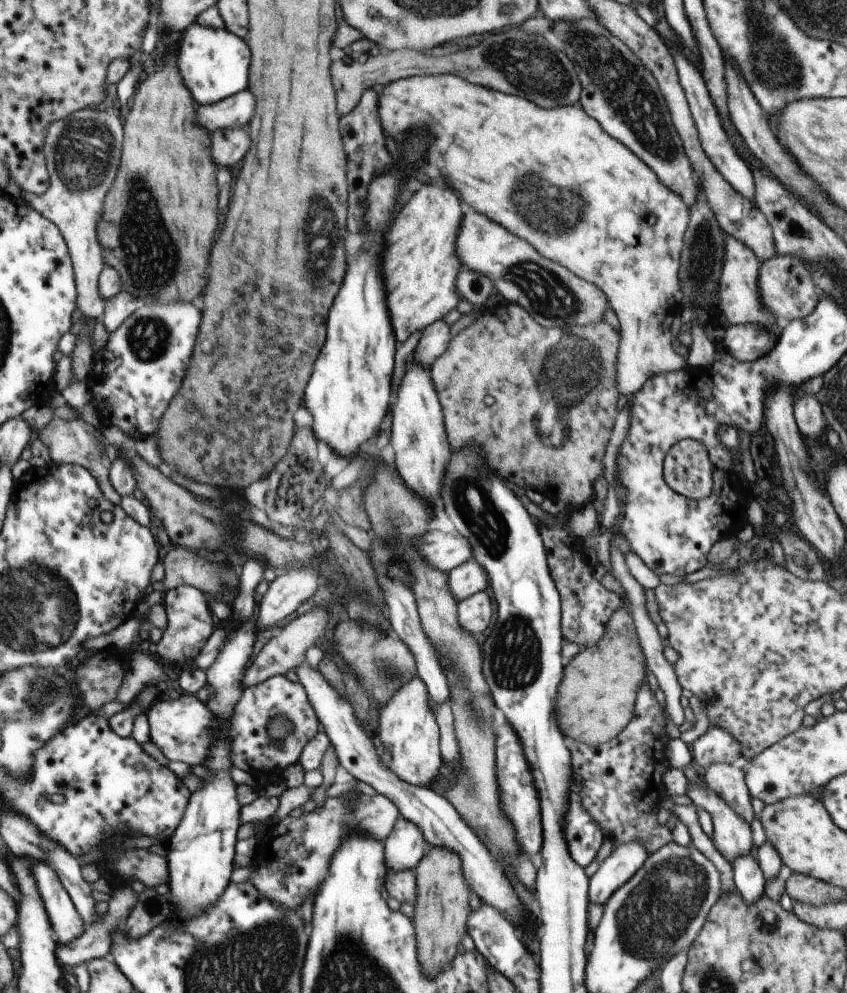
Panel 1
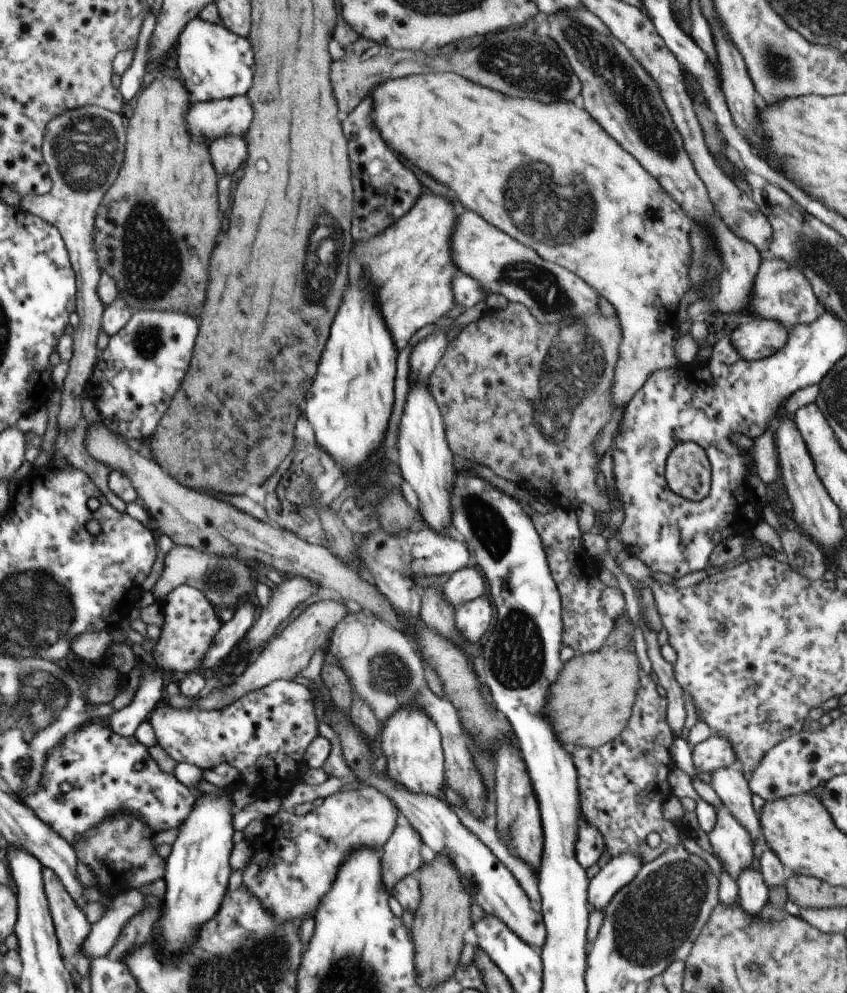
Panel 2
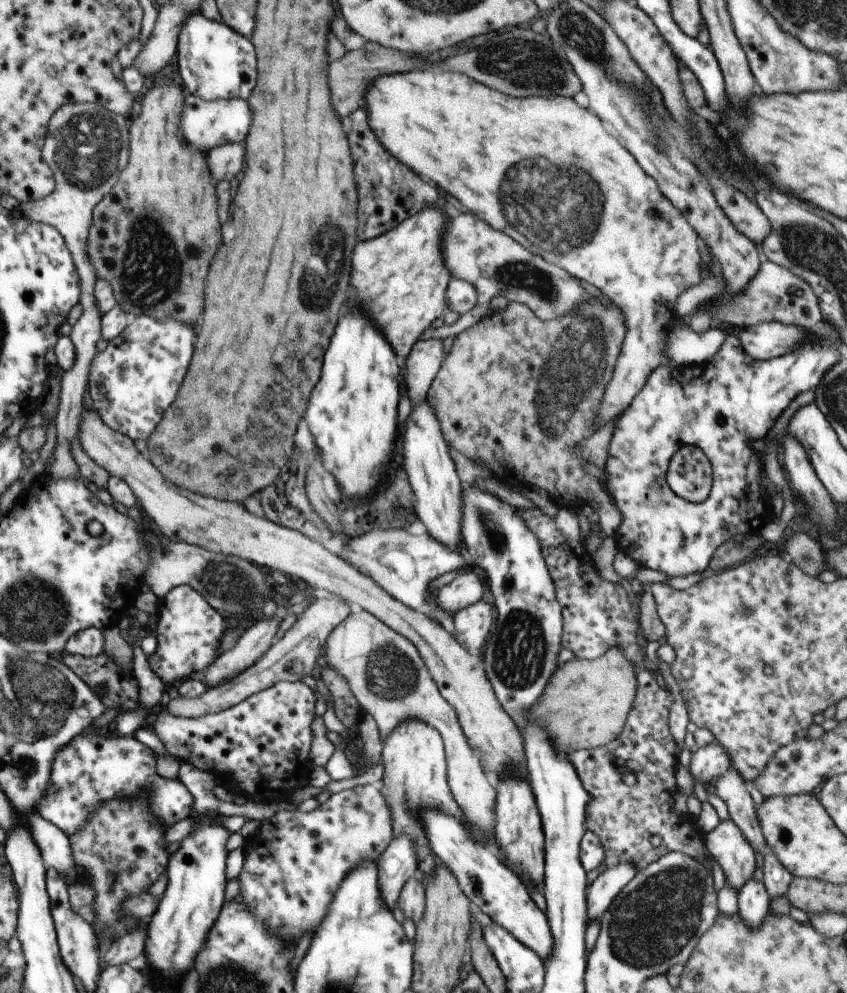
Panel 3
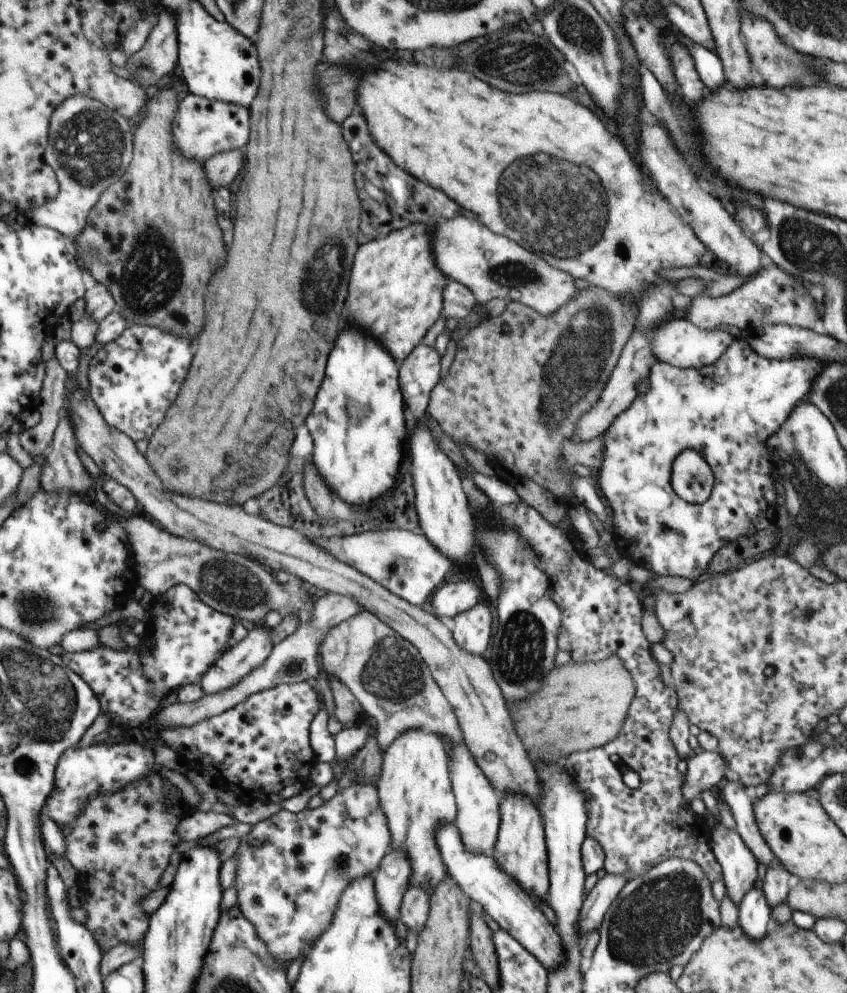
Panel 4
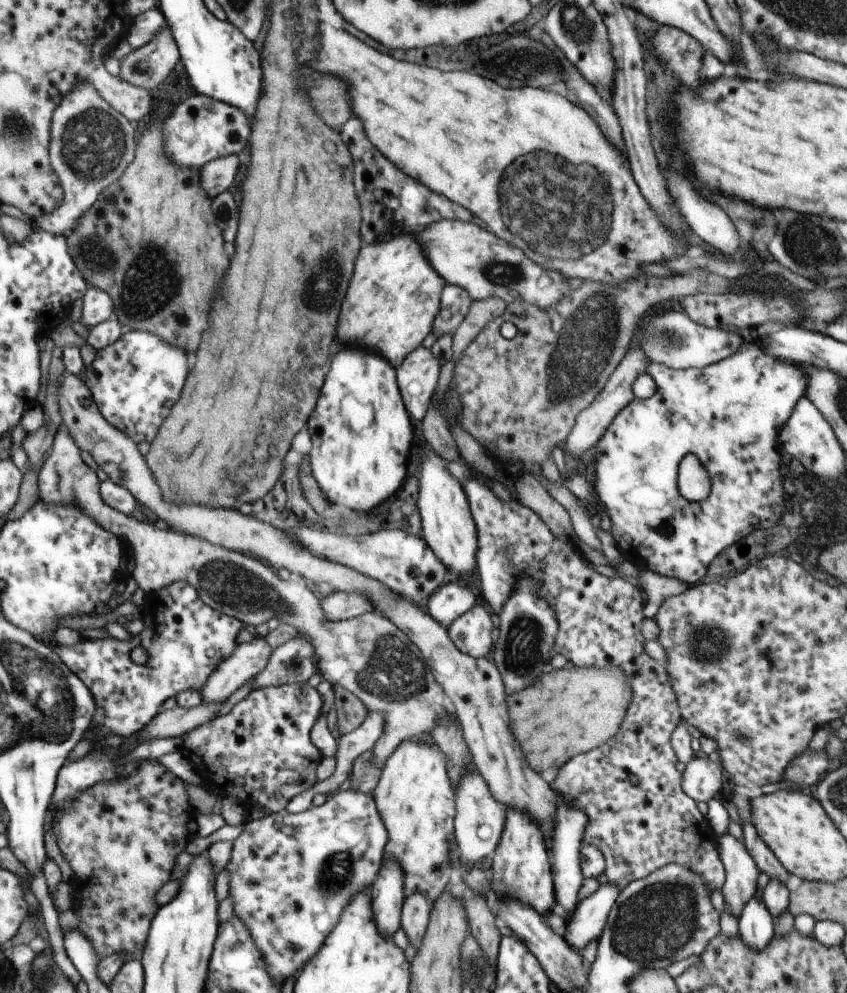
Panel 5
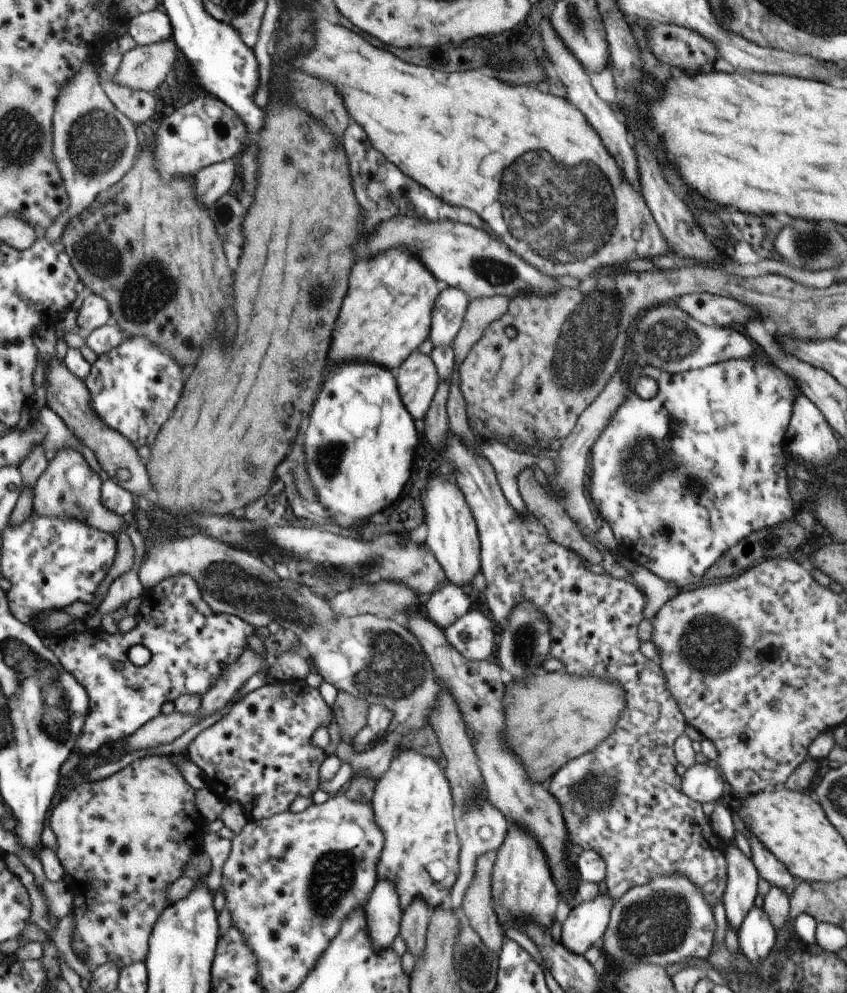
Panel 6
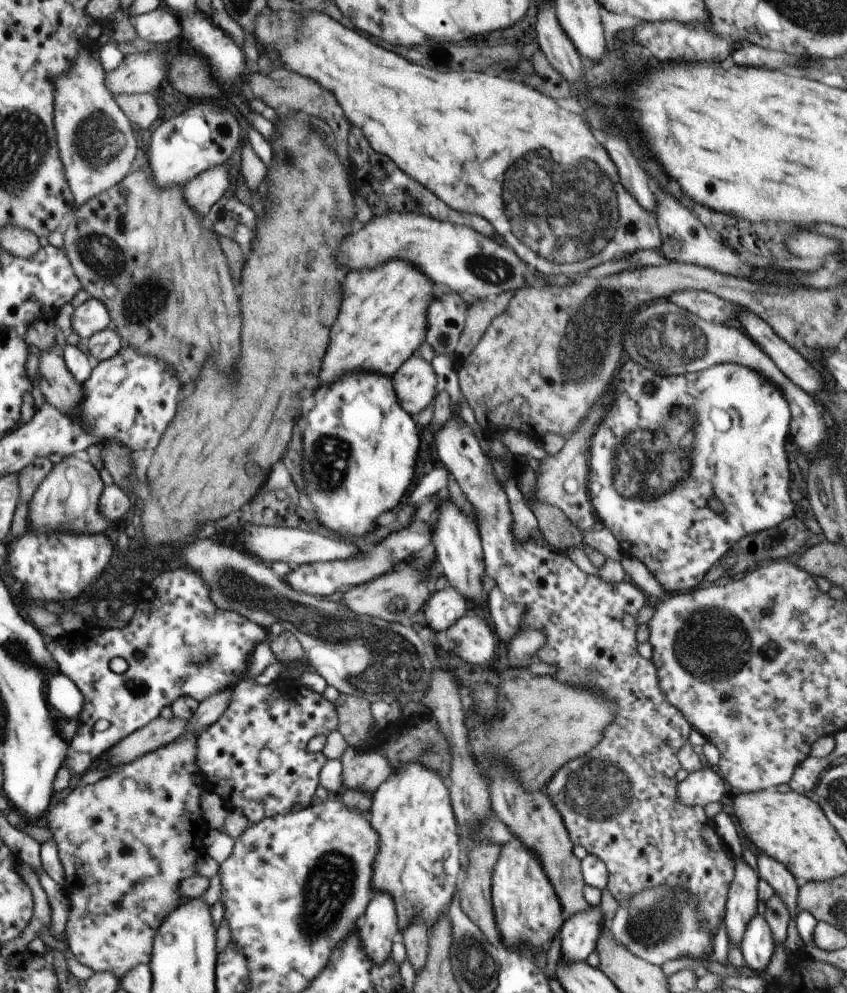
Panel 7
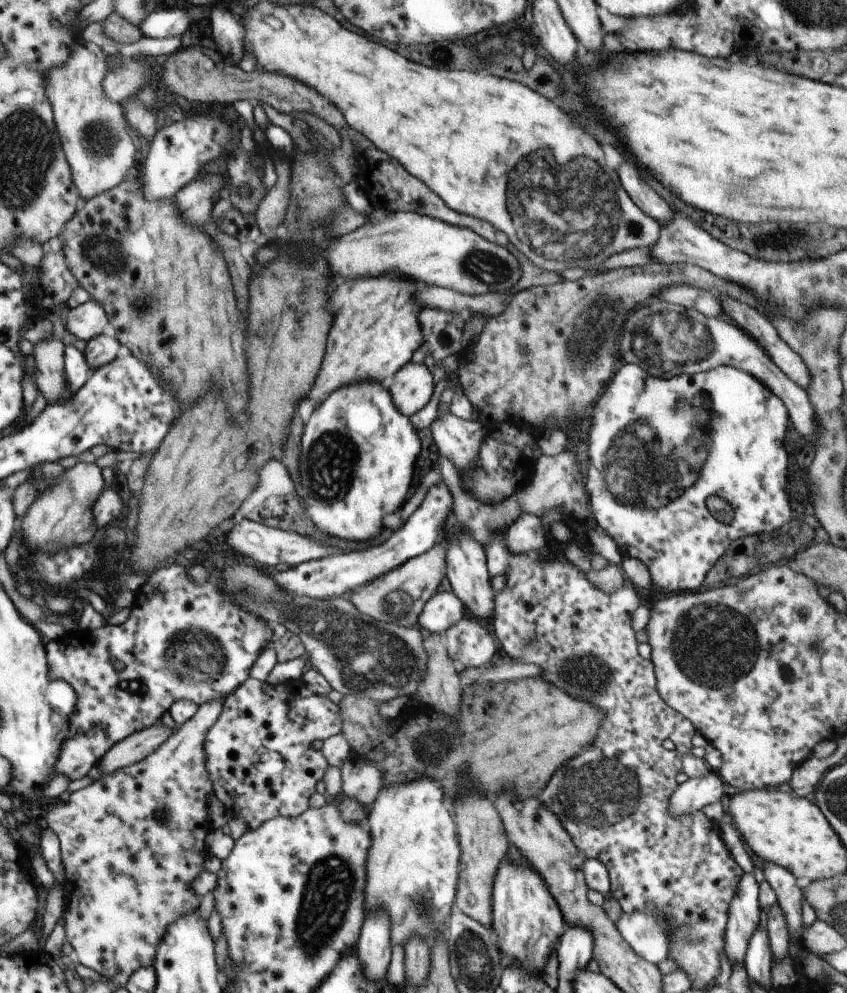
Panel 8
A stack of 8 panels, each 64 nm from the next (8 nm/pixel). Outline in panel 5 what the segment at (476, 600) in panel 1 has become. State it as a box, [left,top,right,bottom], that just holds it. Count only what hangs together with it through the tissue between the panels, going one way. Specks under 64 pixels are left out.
[448,606,492,658]

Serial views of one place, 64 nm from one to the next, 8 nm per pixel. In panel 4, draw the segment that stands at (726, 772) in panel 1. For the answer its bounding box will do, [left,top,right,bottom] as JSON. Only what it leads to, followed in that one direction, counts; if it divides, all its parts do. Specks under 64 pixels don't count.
[716,774,778,868]

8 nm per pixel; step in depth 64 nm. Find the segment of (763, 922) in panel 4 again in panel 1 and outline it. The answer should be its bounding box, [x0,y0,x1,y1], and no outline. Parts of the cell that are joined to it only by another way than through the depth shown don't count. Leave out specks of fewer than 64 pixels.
[731,856,765,906]

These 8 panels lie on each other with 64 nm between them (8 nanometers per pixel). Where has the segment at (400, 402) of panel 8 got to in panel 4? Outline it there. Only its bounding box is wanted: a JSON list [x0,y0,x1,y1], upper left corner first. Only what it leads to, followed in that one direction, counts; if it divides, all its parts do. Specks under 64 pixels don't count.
[399,343,441,420]

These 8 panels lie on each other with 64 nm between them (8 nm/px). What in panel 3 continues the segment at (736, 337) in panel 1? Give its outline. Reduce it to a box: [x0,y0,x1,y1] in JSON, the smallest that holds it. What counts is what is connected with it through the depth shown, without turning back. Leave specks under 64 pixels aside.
[740,322,804,360]

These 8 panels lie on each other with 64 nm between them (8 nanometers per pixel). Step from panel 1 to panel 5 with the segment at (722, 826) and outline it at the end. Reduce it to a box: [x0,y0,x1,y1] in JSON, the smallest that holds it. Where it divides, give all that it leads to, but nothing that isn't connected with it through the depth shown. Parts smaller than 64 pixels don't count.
[716,833,760,920]

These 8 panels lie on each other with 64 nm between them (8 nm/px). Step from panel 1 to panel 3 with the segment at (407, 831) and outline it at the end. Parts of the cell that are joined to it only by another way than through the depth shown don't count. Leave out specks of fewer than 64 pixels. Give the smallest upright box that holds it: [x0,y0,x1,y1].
[377,835,419,910]

